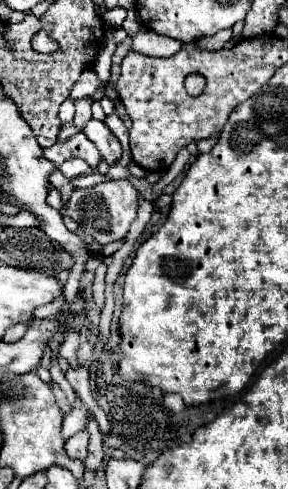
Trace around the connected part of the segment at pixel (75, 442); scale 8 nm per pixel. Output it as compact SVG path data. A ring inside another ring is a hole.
M88 431L76 433L72 439L66 441L64 449L66 449L66 455L68 455L70 459L80 459L80 461L84 461L86 455L88 455L88 451L86 451L86 449L88 449Z

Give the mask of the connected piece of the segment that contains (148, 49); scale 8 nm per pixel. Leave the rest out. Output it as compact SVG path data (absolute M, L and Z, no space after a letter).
M140 29L134 35L132 51L134 53L142 53L142 55L150 55L150 57L172 57L182 47L184 47L182 41L174 41L170 37L162 37L158 33L150 31L150 29Z

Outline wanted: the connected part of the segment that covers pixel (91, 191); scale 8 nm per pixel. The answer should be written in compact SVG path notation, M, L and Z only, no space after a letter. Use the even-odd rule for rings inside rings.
M108 179L88 189L74 189L68 203L60 209L62 215L72 217L100 245L124 239L132 221L136 219L136 211L138 211L138 193L130 185L130 181L122 181L122 179L118 181Z

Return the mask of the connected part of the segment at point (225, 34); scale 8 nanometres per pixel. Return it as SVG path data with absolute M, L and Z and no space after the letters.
M226 29L226 31L218 31L216 35L210 35L210 37L200 37L200 39L194 41L194 45L198 45L200 49L204 47L204 49L210 49L210 51L218 51L230 39L232 39L232 31Z

